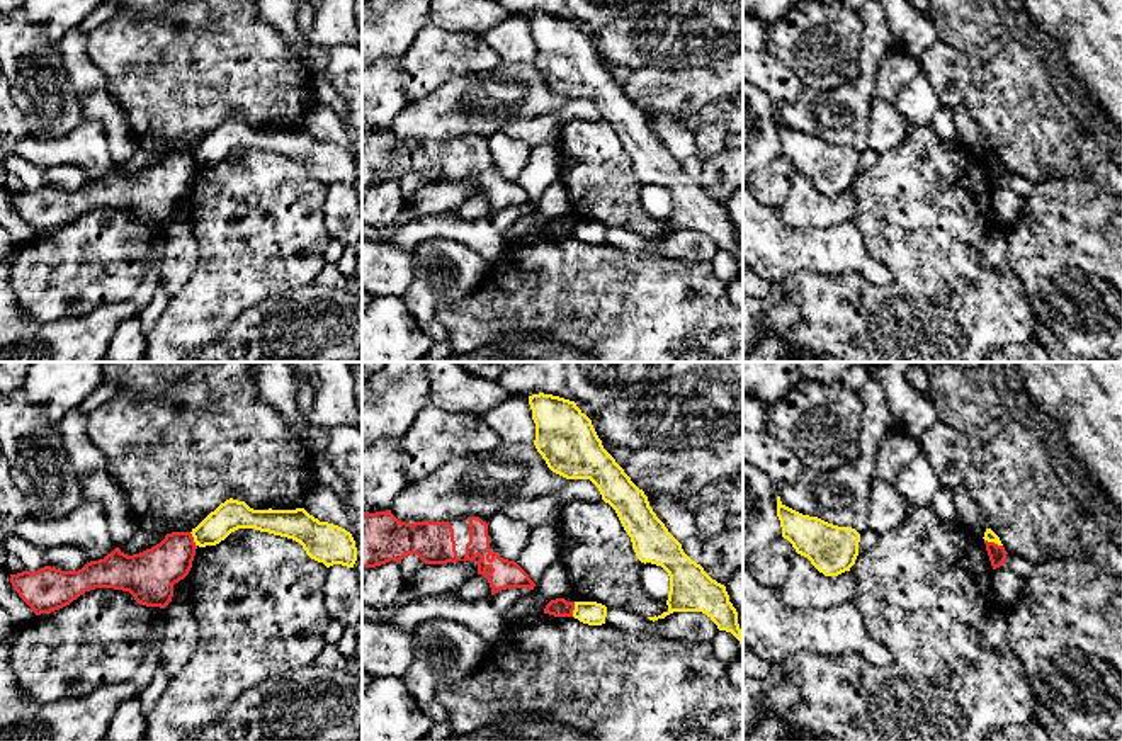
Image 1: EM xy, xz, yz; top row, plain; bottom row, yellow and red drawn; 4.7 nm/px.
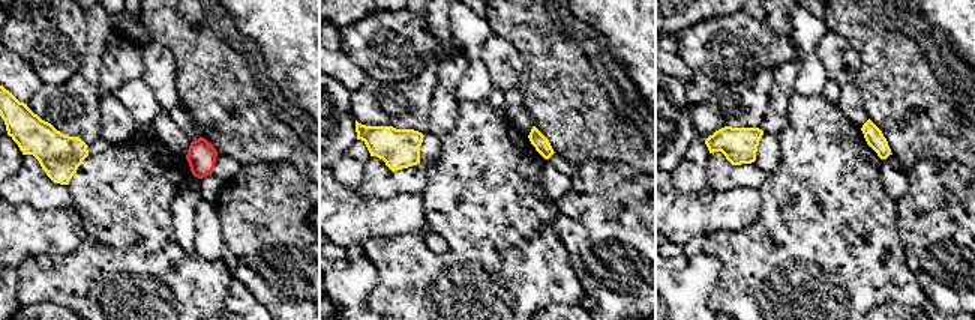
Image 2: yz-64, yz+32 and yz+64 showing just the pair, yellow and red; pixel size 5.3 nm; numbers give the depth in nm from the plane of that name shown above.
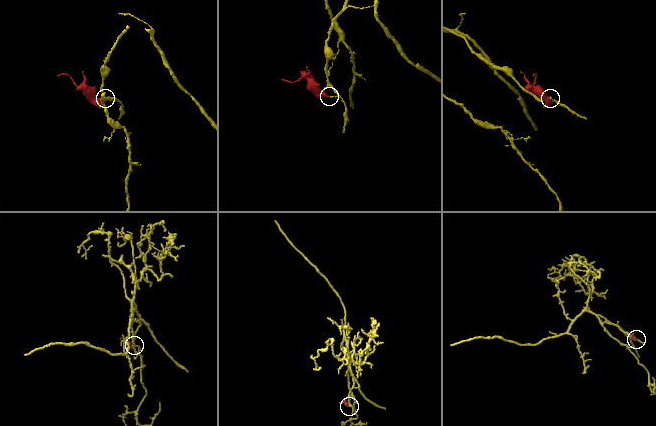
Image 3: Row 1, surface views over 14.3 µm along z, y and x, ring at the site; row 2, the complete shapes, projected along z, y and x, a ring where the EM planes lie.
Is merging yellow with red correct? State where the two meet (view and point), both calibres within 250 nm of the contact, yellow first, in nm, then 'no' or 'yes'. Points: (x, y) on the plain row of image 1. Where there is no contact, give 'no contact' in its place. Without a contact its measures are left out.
contact yz (993, 160); calibres 60 and 80 nm; no

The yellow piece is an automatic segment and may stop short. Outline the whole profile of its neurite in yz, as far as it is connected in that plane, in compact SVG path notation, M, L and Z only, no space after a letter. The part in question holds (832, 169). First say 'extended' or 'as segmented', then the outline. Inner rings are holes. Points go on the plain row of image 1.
as segmented | M777 116L777 136L782 156L824 195L838 195L855 184L860 161L855 148L802 134L785 126L780 116Z

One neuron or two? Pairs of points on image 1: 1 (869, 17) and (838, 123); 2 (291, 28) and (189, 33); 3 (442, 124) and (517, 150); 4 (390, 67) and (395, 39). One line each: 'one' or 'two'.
1: one
2: two
3: two
4: two

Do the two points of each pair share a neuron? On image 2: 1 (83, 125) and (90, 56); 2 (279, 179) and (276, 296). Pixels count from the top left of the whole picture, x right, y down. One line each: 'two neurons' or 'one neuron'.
1: one neuron
2: one neuron

